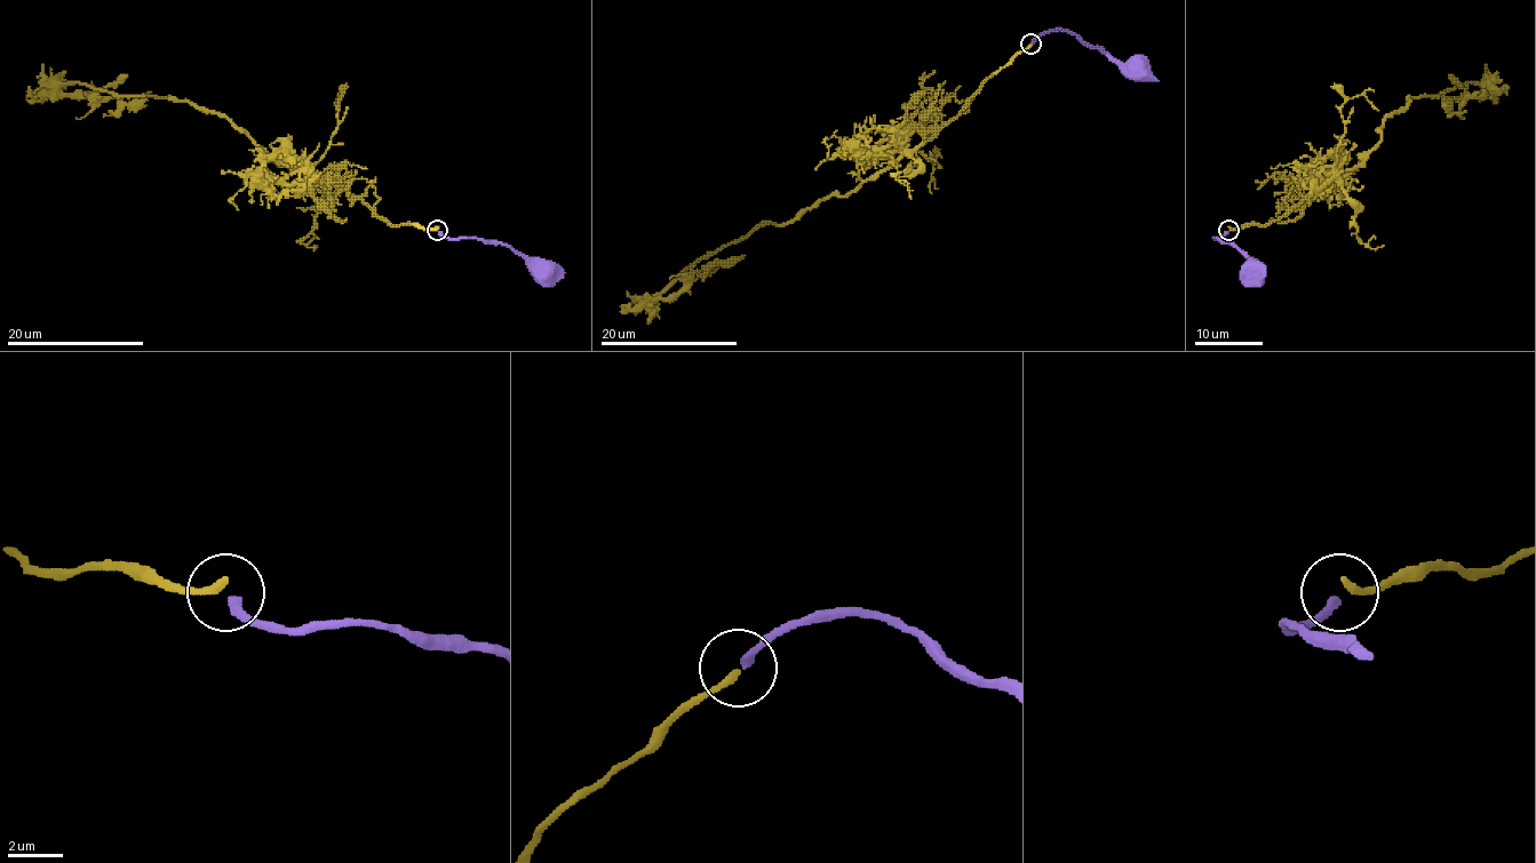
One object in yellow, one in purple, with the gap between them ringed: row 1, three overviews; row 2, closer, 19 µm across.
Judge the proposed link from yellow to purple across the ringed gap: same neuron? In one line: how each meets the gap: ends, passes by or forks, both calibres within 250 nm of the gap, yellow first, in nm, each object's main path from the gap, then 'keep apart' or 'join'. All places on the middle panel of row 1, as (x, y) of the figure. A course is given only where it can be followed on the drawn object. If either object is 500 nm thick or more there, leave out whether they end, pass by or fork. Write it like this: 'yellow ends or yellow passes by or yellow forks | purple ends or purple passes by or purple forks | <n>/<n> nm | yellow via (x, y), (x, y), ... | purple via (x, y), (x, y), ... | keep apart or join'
yellow ends | purple ends | 300/340 nm | yellow via (1031, 45), (845, 196), (756, 224), (654, 300), (745, 255) | purple via (1032, 44), (1042, 34), (1068, 30), (1090, 45), (1100, 47), (1132, 76), (1138, 71) | keep apart

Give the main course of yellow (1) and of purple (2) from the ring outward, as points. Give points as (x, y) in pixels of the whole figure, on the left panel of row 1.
1: (437, 230), (390, 224), (185, 100), (78, 82), (61, 89), (126, 103), (151, 92)
2: (438, 231), (448, 238), (507, 244), (544, 271)

